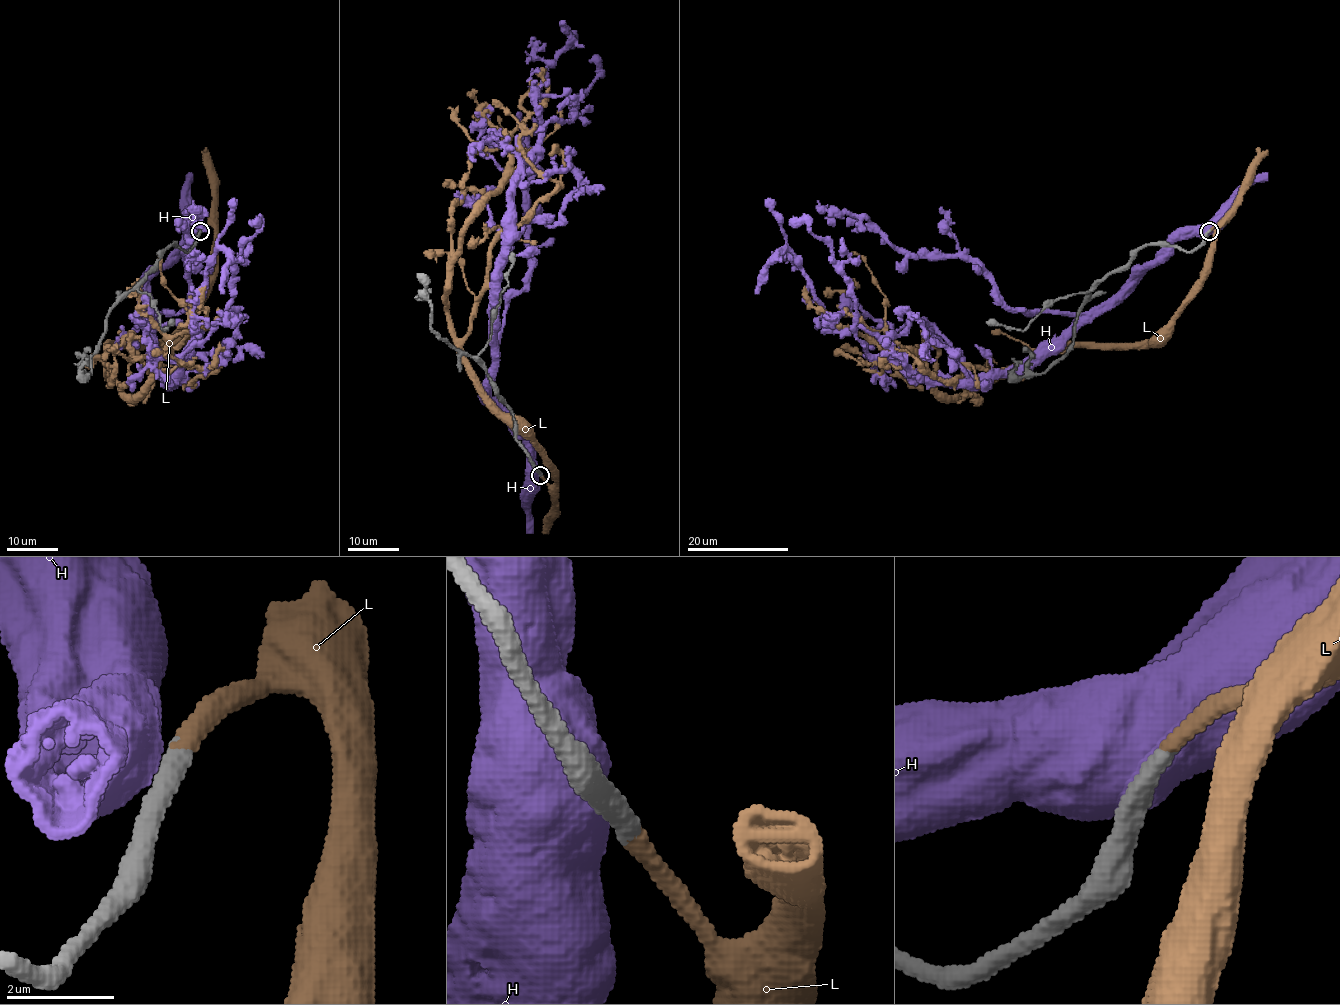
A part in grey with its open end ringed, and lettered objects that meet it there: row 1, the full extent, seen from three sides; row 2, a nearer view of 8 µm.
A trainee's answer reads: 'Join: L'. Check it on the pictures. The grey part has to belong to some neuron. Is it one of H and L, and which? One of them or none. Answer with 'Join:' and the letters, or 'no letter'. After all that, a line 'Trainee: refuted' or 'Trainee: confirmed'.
Join: L
Trainee: confirmed

